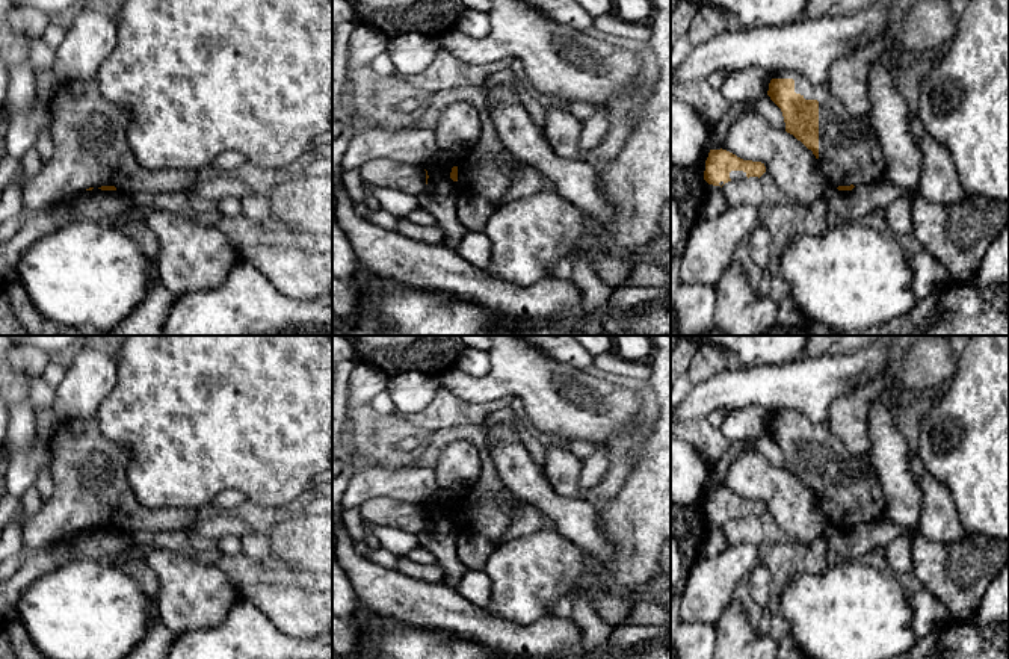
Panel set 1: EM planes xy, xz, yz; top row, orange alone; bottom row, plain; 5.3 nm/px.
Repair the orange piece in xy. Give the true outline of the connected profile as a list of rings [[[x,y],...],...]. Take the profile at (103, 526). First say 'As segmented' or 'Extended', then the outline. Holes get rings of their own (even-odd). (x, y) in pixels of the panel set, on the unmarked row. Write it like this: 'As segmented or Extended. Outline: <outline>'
Extended. Outline: [[[98,419],[60,422],[50,437],[53,496],[24,521],[24,546],[27,553],[45,550],[48,546],[69,541],[85,529],[136,531],[187,531],[198,515],[193,508],[148,509],[140,505],[127,481],[130,453],[109,443],[100,429]]]

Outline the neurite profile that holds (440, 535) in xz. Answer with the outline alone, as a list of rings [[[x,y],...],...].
[[[440,490],[421,502],[429,517],[424,531],[418,535],[418,544],[435,555],[444,570],[444,583],[453,589],[467,570],[456,553],[459,528],[456,520],[450,517],[456,499],[456,494]]]

